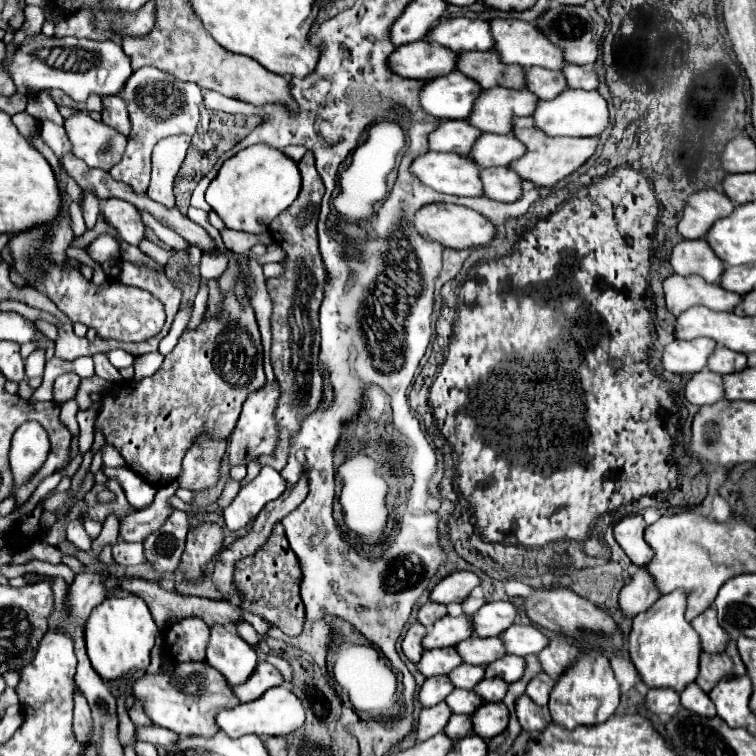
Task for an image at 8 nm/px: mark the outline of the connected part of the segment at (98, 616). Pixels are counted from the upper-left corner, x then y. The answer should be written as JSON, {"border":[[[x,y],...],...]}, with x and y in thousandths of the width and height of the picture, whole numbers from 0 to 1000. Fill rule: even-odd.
{"border":[[[140,788],[135,799],[122,807],[111,828],[114,860],[124,886],[138,899],[153,899],[167,894],[172,886],[193,886],[198,878],[198,860],[204,854],[206,836],[209,831],[201,820],[201,812],[185,788]]]}

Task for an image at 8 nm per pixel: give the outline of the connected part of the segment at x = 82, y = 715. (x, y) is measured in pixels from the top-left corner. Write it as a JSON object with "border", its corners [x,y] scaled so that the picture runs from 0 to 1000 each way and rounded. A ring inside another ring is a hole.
{"border":[[[98,915],[98,971],[103,981],[108,984],[116,981],[119,960],[122,960],[122,950],[119,950],[116,929],[111,926],[111,921],[106,921],[106,915]]]}

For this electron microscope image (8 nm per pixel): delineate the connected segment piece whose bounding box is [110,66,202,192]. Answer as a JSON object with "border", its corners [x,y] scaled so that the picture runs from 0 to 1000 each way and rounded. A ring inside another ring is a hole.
{"border":[[[190,87],[169,103],[169,111],[164,111],[164,122],[156,122],[156,127],[167,135],[175,172],[169,177],[167,204],[161,206],[161,214],[156,214],[146,225],[146,230],[151,238],[172,243],[177,254],[193,254],[198,243],[198,206],[201,206],[204,190],[220,180],[259,177],[262,143],[267,135],[267,124],[265,124],[265,116],[254,108],[241,108],[212,90]]]}

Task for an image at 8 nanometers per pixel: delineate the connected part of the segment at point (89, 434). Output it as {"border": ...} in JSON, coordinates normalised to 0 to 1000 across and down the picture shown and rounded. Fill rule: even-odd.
{"border":[[[130,532],[119,542],[106,542],[103,545],[103,561],[106,561],[106,579],[103,579],[103,595],[111,603],[122,585],[124,585],[124,556],[130,548]]]}

